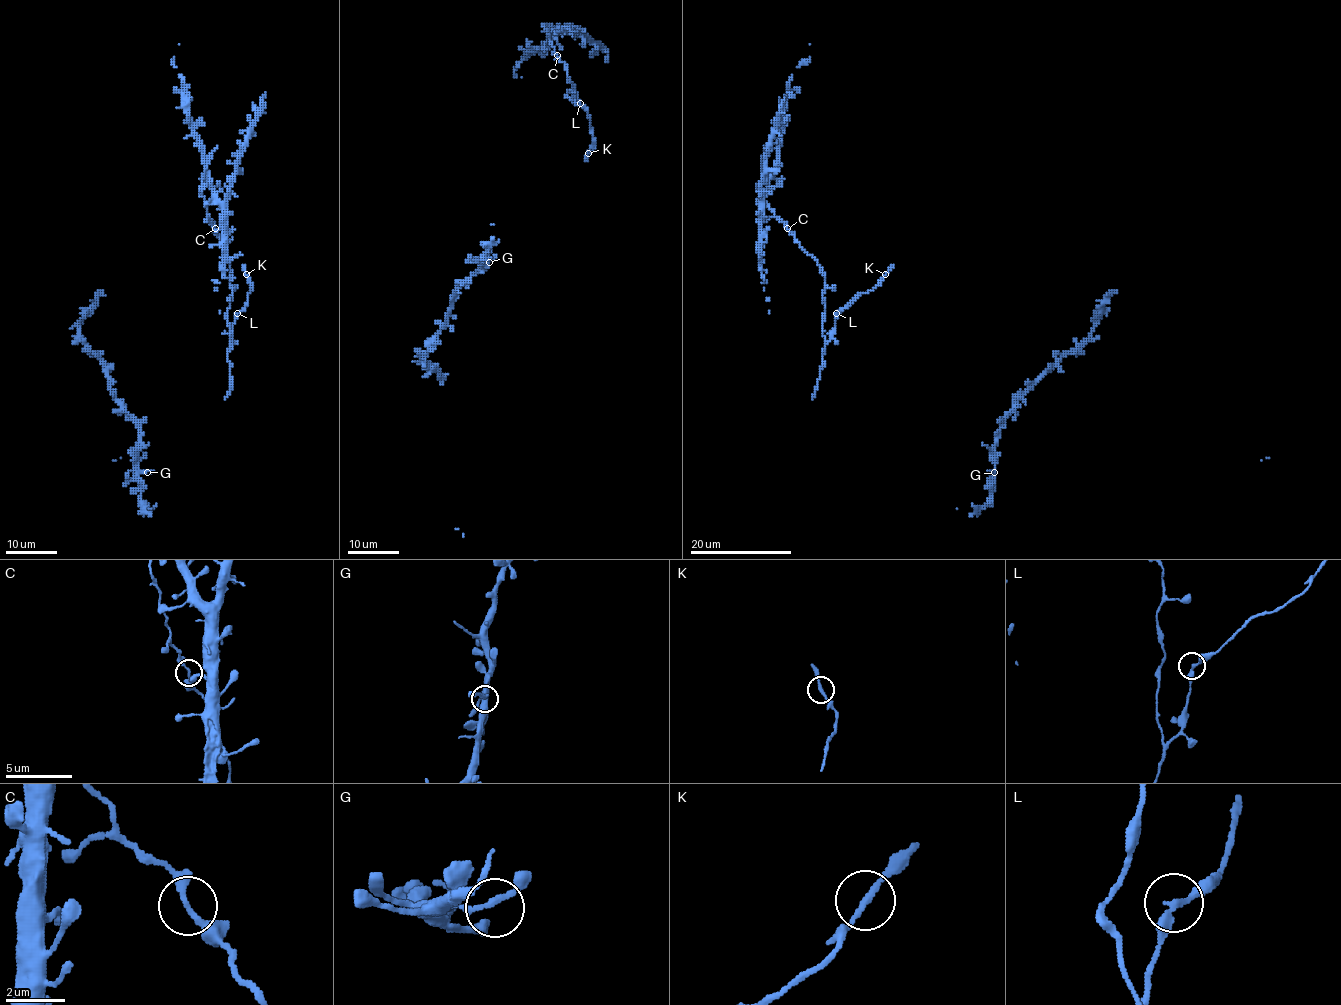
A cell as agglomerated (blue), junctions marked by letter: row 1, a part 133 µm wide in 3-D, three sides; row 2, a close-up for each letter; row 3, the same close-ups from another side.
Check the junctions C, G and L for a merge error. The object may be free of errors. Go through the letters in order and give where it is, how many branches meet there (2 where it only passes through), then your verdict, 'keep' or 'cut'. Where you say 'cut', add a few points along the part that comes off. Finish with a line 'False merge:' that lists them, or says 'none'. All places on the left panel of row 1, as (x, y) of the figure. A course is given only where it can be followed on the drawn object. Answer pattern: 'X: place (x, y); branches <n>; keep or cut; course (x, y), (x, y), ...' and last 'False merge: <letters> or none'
C: place (215, 228); branches 2; keep
G: place (147, 472); branches 2; keep
L: place (237, 313); branches 2; keep
False merge: none

